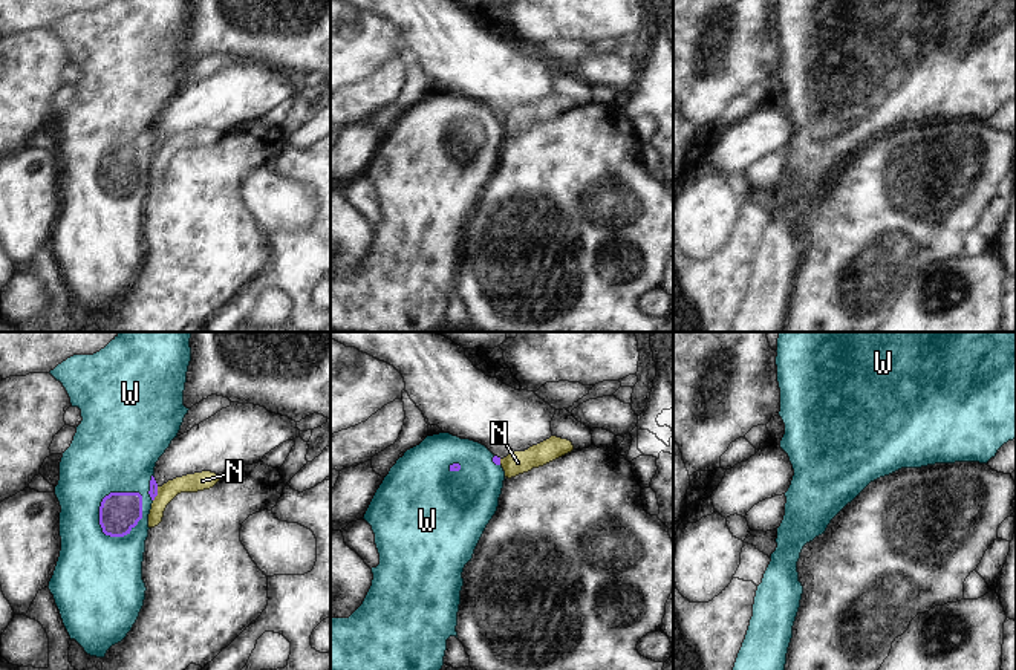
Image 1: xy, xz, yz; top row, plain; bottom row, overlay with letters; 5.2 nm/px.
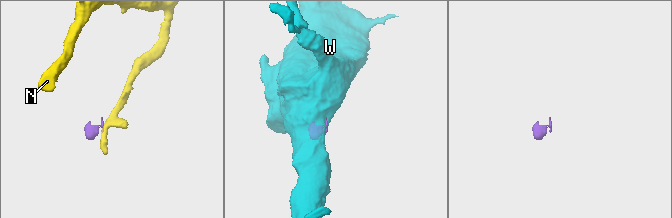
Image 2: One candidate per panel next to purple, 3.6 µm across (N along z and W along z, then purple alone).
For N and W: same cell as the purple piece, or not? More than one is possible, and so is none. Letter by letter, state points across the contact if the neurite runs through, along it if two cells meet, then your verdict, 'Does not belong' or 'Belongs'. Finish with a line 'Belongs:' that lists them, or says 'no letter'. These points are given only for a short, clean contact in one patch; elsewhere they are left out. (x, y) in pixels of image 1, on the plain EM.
N: Boundary: xy (158, 144), (158, 152), (153, 158). Does not belong
W: Belongs
Belongs: W.

